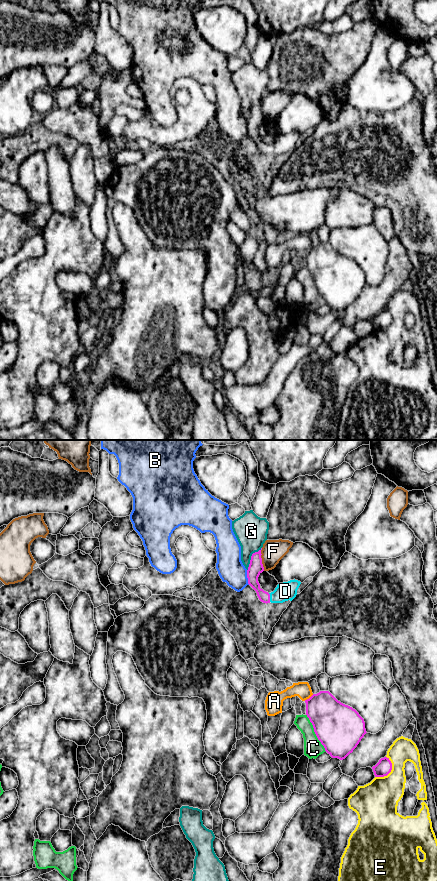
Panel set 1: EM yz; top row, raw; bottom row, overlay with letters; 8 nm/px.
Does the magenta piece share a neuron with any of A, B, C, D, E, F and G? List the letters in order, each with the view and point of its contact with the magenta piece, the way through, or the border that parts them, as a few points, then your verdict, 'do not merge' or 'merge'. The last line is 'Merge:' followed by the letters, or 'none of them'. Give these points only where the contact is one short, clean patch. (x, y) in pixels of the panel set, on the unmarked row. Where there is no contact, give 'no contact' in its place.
A: contact yz (309, 250); do not merge
B: contact yz (247, 129); do not merge
C: contact yz (315, 285); do not merge
D: contact yz (269, 149); way yz (254, 122), (254, 136), (269, 149), (278, 148), (285, 143); merge
E: contact yz (389, 324); do not merge
F: contact yz (261, 111); border yz (261, 100), (261, 115), (264, 122); do not merge
G: contact yz (251, 110); do not merge
Merge: D

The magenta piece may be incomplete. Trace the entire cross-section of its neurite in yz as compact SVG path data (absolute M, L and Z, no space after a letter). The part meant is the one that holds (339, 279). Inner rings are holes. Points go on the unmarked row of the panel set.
M320 243L305 252L306 267L313 277L314 284L324 298L325 303L332 309L345 311L357 299L367 285L364 271L352 259L338 253L329 243Z

